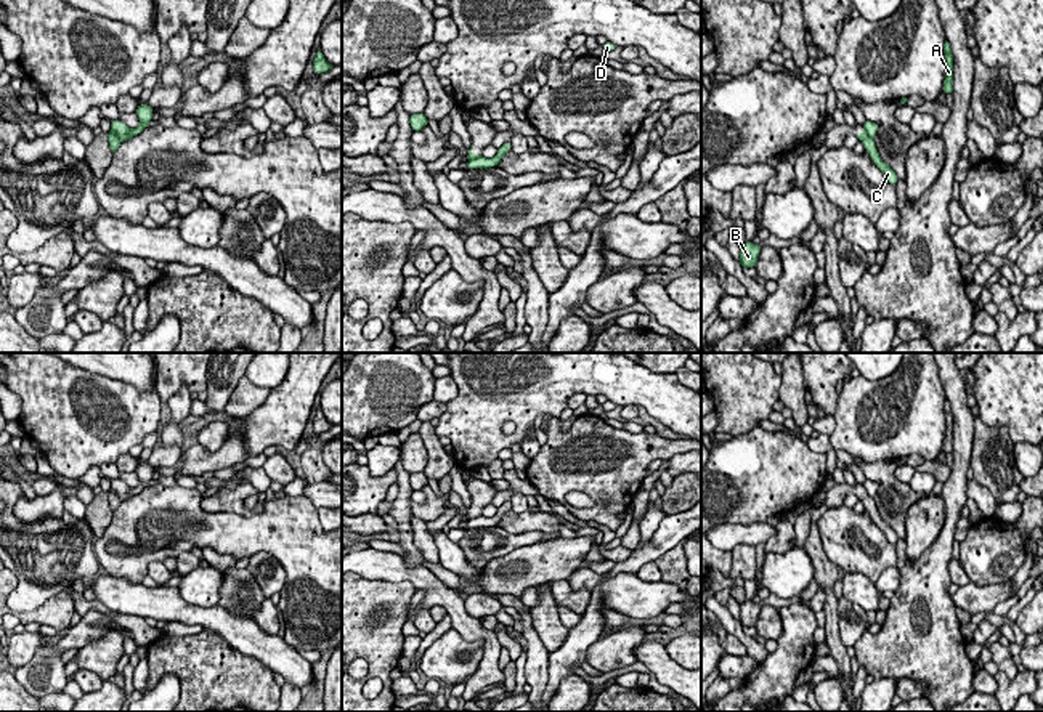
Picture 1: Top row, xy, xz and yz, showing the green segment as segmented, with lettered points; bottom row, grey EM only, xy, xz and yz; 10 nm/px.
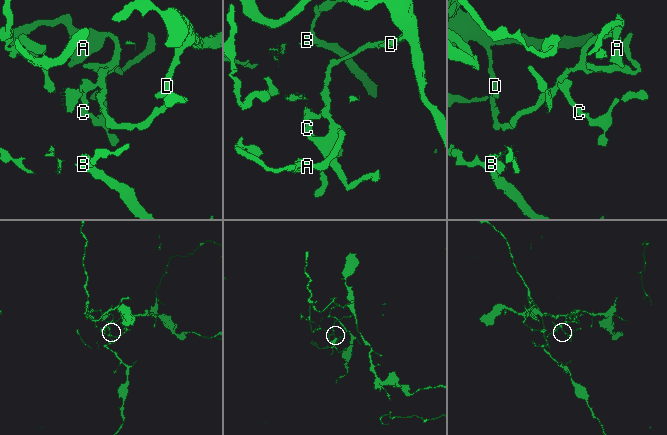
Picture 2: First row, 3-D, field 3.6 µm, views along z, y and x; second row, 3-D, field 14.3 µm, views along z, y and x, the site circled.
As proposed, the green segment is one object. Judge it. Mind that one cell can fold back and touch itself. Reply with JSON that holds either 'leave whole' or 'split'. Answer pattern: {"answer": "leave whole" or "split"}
{"answer": "split"}

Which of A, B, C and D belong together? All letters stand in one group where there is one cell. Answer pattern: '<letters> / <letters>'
A D / B C

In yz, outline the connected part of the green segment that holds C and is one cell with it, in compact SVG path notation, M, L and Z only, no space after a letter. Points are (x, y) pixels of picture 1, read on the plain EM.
M863 487L862 492L855 496L858 497L858 500L863 502L865 510L870 513L873 523L884 532L886 539L891 544L897 544L899 536L887 523L883 521L876 508L875 499L868 496L866 489Z

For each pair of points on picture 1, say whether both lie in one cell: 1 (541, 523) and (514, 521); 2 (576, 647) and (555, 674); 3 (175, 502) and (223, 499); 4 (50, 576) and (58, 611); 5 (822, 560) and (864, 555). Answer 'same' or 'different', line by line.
1: same
2: same
3: different
4: different
5: different

